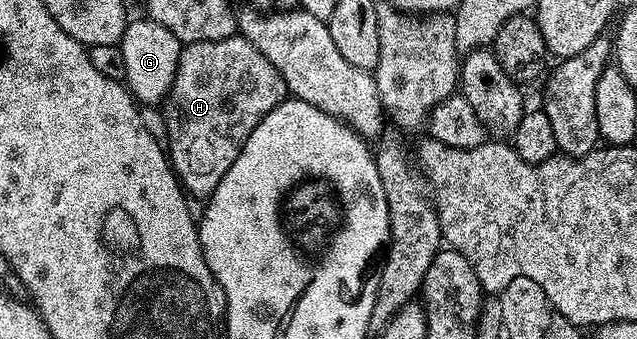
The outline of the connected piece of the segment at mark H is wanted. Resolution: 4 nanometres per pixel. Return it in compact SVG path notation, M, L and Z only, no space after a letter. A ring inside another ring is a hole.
M238 33L232 35L229 39L222 39L221 41L188 43L180 50L177 73L173 77L171 91L167 94L167 98L162 104L161 110L163 110L163 127L167 130L165 150L170 158L171 167L175 171L175 176L179 179L180 187L183 188L184 192L186 192L192 200L199 199L199 201L205 201L211 196L213 189L217 189L217 185L221 185L221 177L225 177L225 173L229 173L229 165L233 165L233 161L237 161L237 153L241 153L245 141L249 141L249 133L253 133L253 129L257 129L257 125L260 121L265 118L278 103L283 102L287 94L288 90L285 81L281 77L281 73L277 73L277 69L273 69L269 57L265 57L265 53L258 51L248 39L243 38L243 36Z

